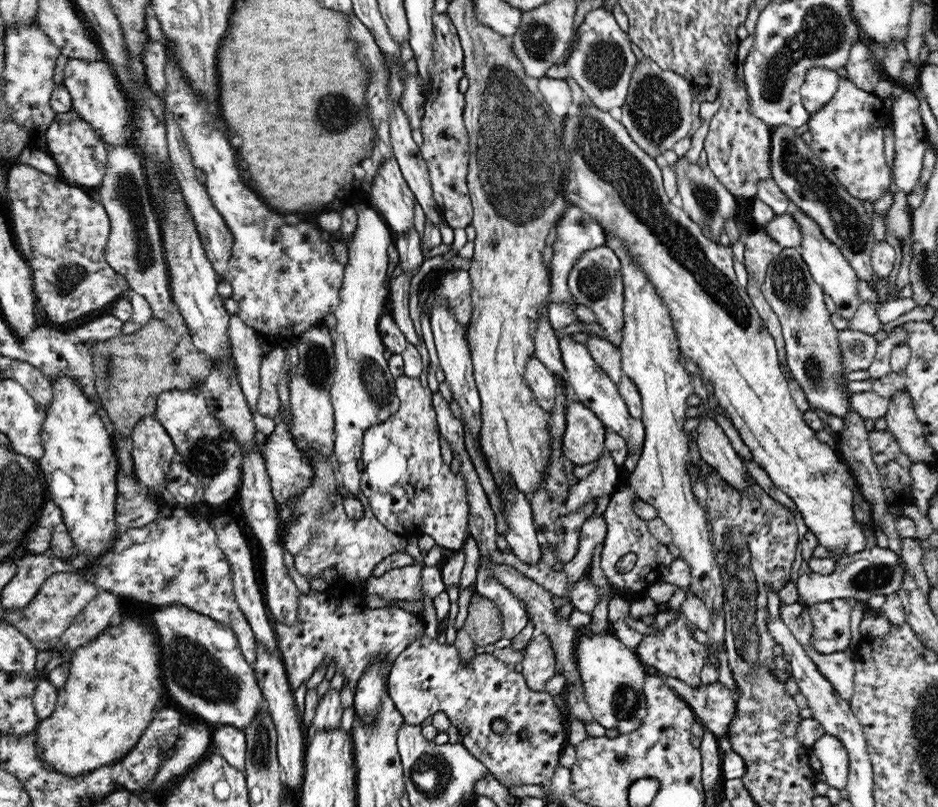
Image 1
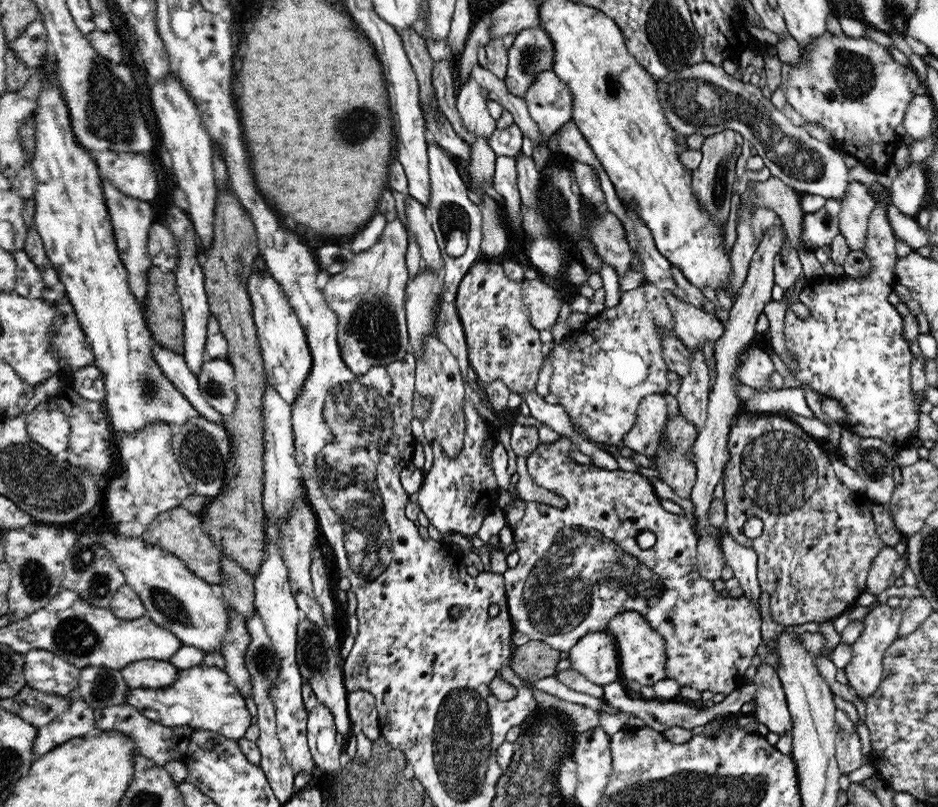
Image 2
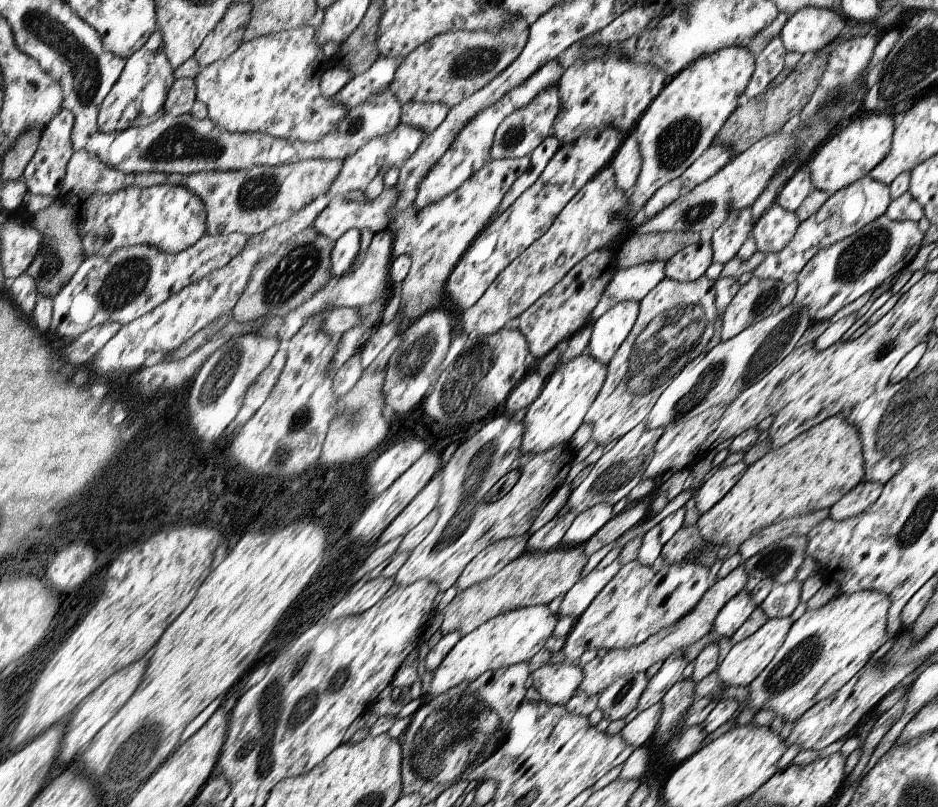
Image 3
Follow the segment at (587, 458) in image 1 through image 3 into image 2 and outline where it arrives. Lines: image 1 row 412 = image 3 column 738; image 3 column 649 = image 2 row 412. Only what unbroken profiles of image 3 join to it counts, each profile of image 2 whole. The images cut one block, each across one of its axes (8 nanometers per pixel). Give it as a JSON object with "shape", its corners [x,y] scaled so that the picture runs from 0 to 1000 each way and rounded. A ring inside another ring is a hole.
{"shape":[[[693,488],[682,498],[680,520],[676,523],[676,530],[672,530],[672,535],[667,535],[663,548],[676,563],[684,563],[689,568],[699,568],[704,560],[706,535],[708,535],[710,525],[712,525],[712,520],[710,520],[708,488]]]}

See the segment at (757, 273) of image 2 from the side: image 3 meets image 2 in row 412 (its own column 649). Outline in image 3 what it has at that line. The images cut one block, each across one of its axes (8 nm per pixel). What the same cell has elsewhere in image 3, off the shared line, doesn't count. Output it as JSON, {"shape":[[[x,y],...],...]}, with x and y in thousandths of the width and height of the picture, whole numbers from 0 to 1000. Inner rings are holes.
{"shape":[[[705,870],[692,875],[690,880],[681,882],[673,895],[668,895],[664,900],[664,905],[660,907],[660,912],[666,917],[666,922],[671,922],[675,929],[690,924],[690,919],[696,914],[698,905],[700,905],[700,895],[705,890]]]}

